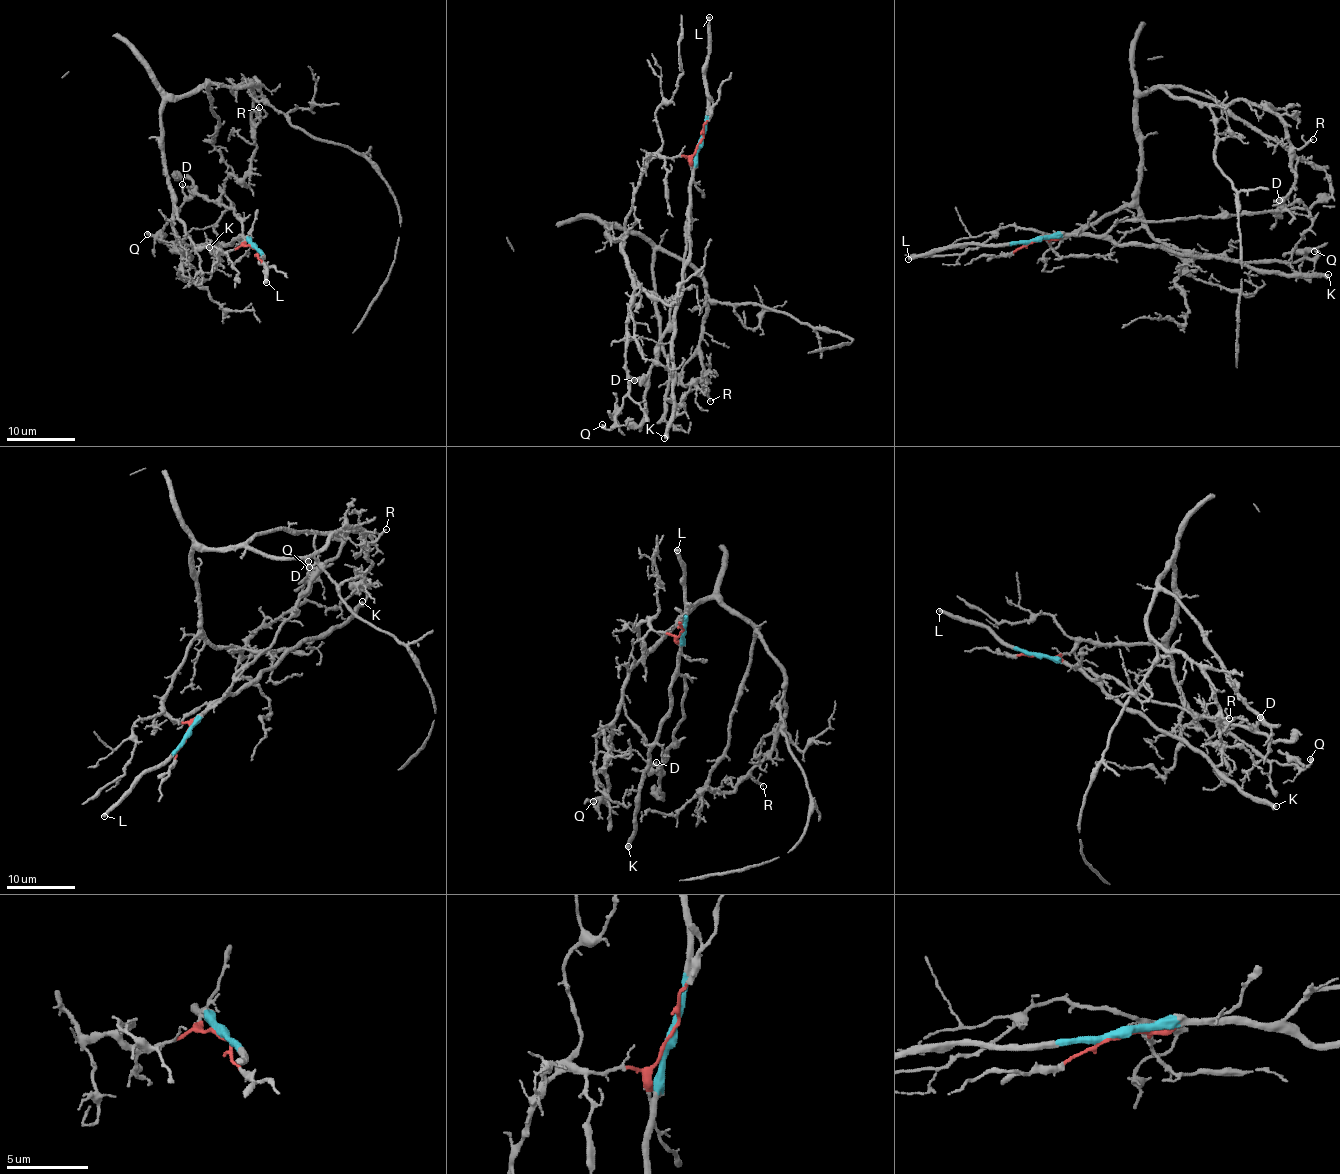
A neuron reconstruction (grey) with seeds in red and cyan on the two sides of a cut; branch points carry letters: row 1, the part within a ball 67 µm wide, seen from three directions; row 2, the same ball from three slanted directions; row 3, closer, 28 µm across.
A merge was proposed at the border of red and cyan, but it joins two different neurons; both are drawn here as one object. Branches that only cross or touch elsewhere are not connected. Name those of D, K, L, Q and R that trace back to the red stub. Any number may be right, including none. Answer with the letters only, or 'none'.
Q, R

